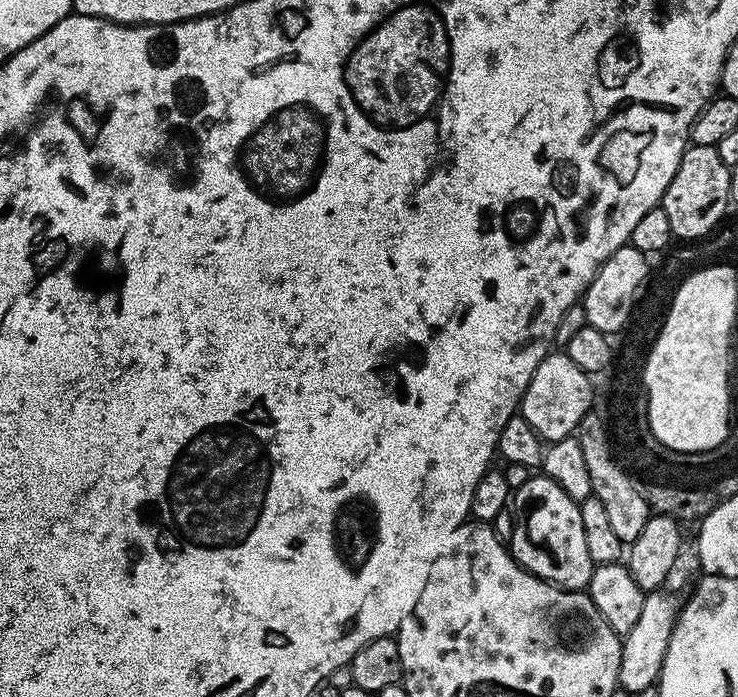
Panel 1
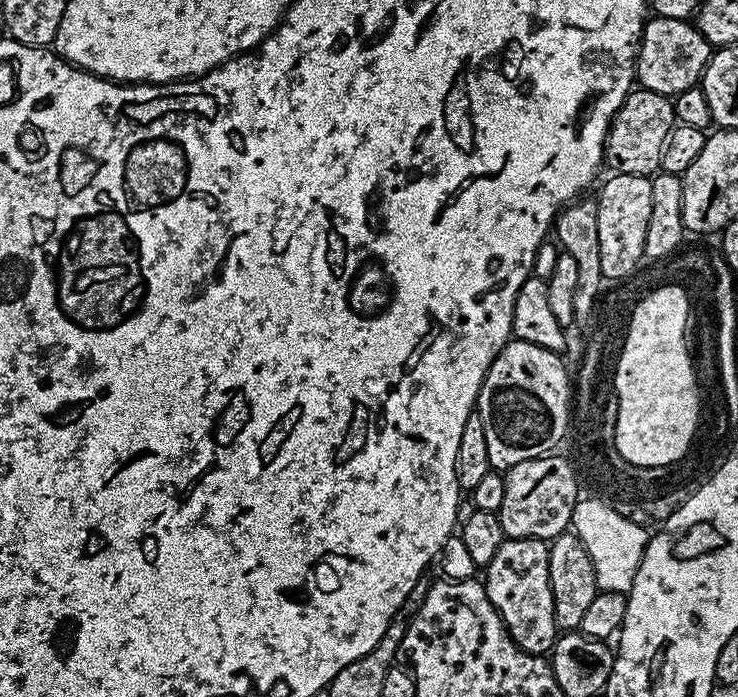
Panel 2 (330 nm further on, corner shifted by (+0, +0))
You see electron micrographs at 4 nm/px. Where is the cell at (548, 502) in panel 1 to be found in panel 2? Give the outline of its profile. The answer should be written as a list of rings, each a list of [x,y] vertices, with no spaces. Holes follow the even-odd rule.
[[[505,538],[498,554],[486,565],[482,583],[490,602],[500,611],[510,638],[518,647],[535,656],[547,657],[556,645],[558,629],[554,618],[554,594],[550,584],[549,545],[543,540]]]

